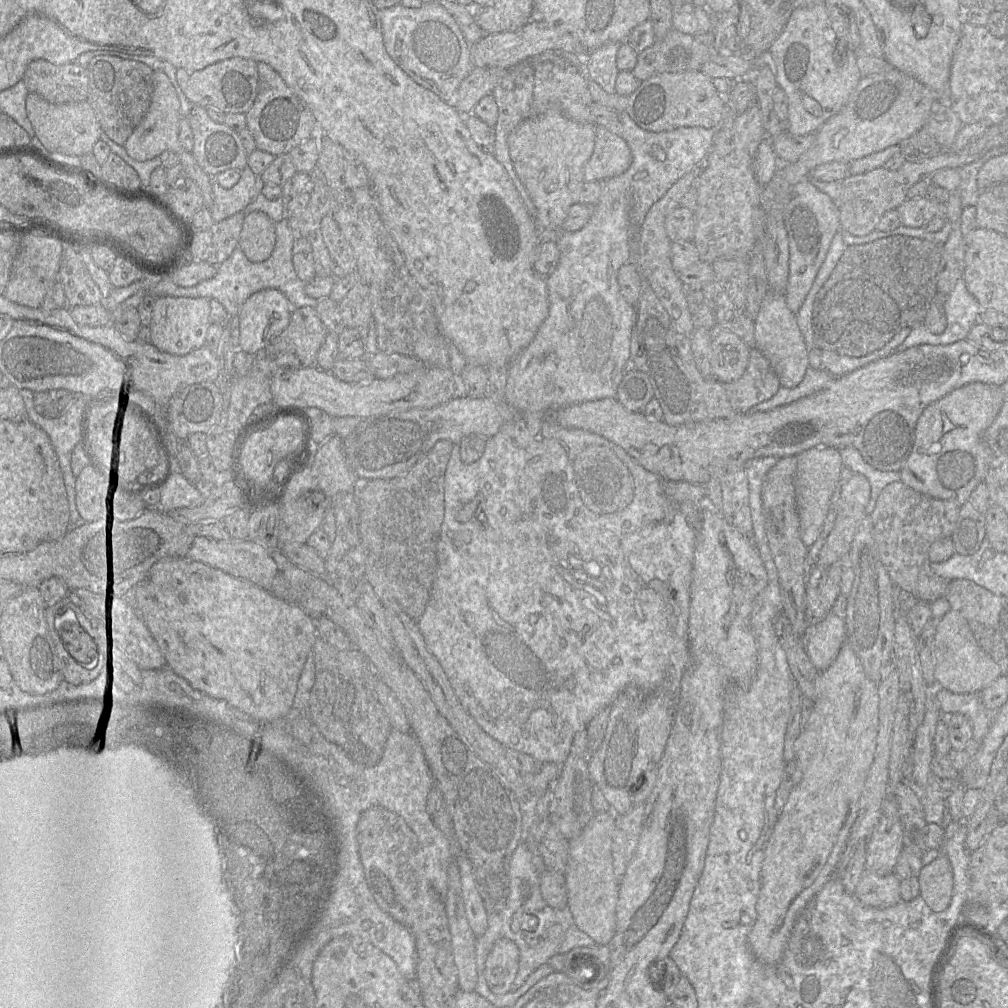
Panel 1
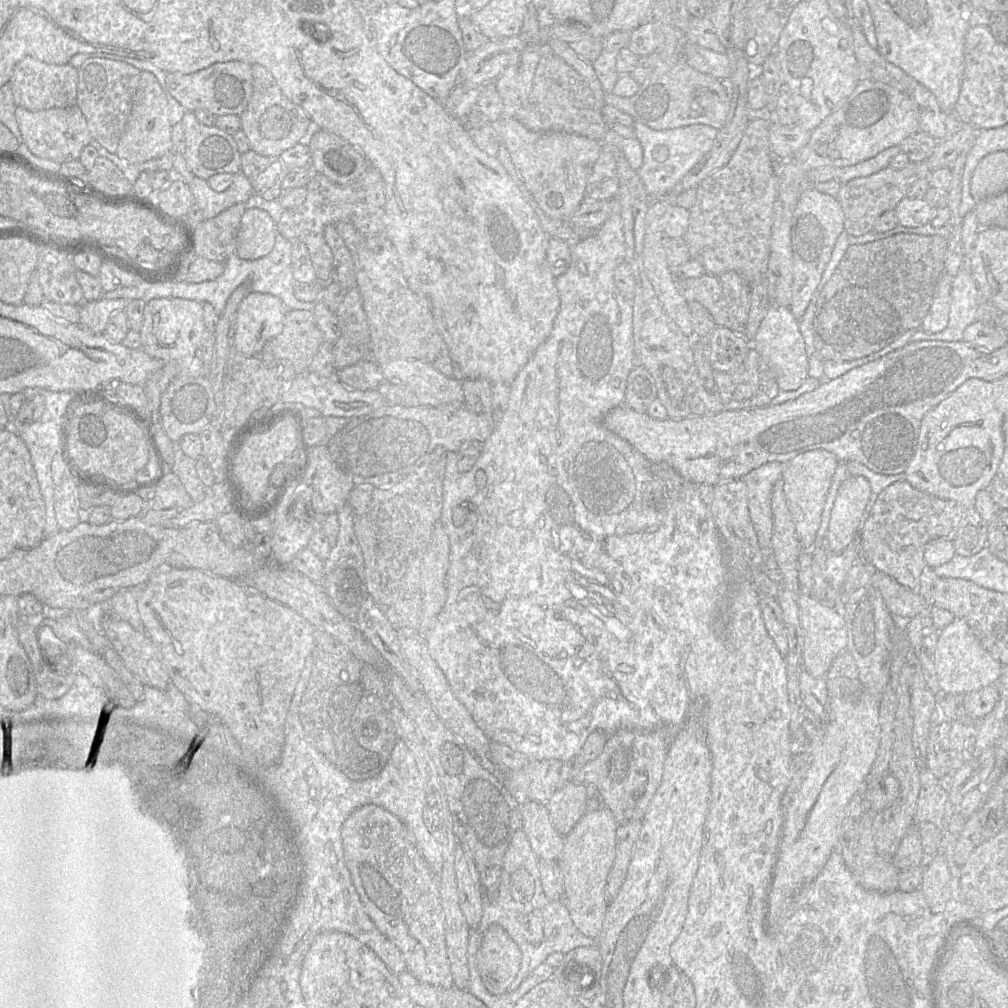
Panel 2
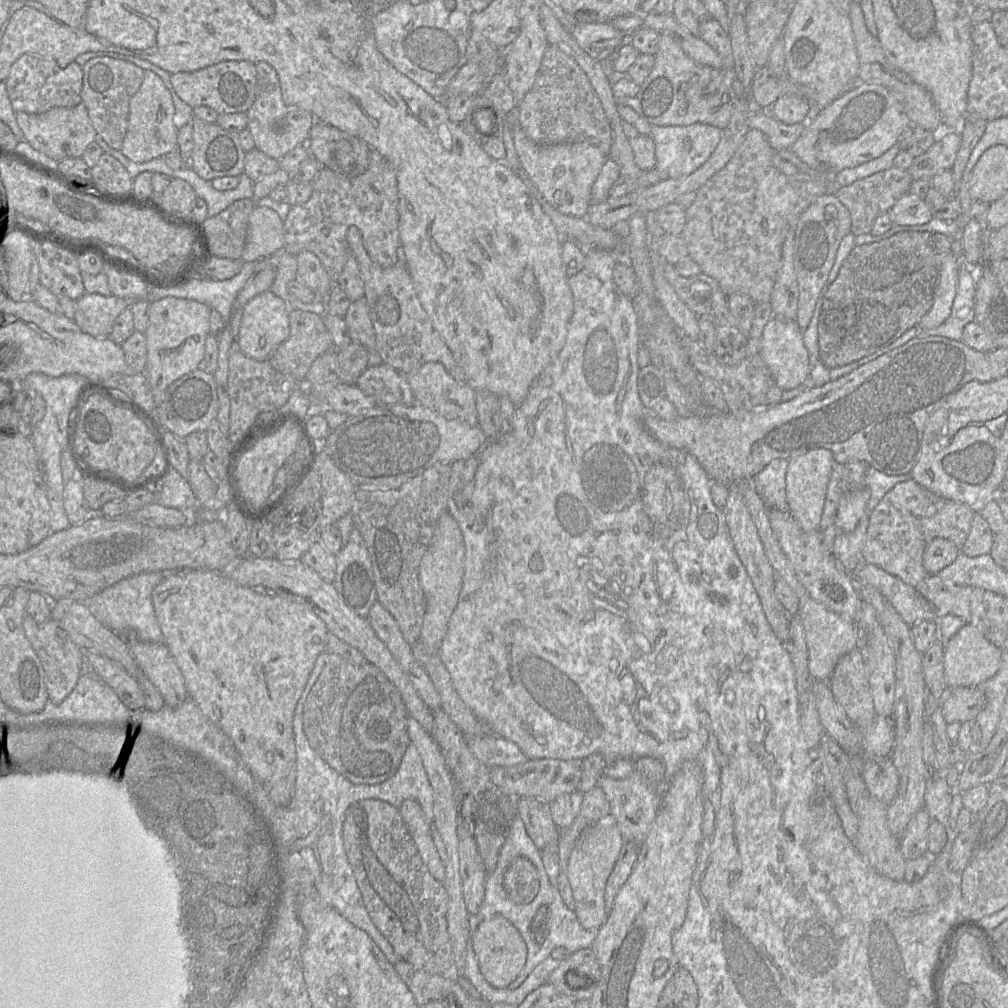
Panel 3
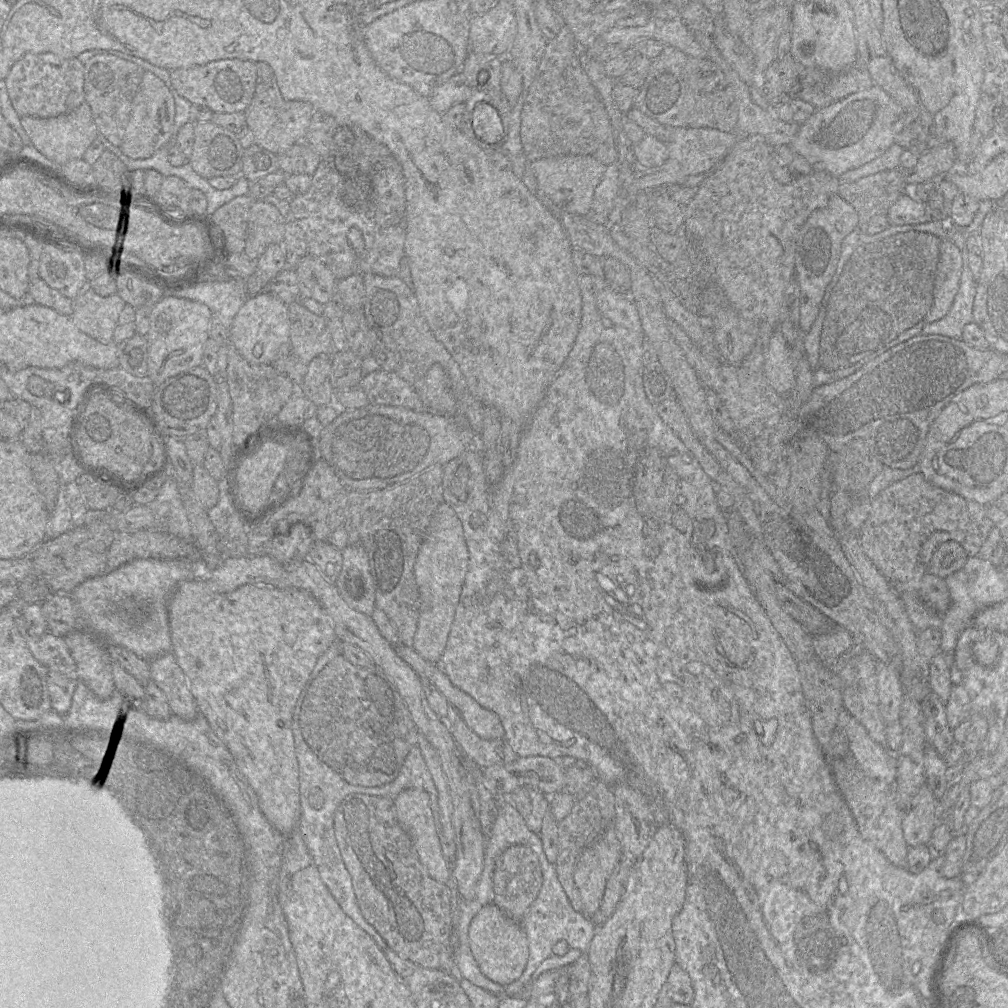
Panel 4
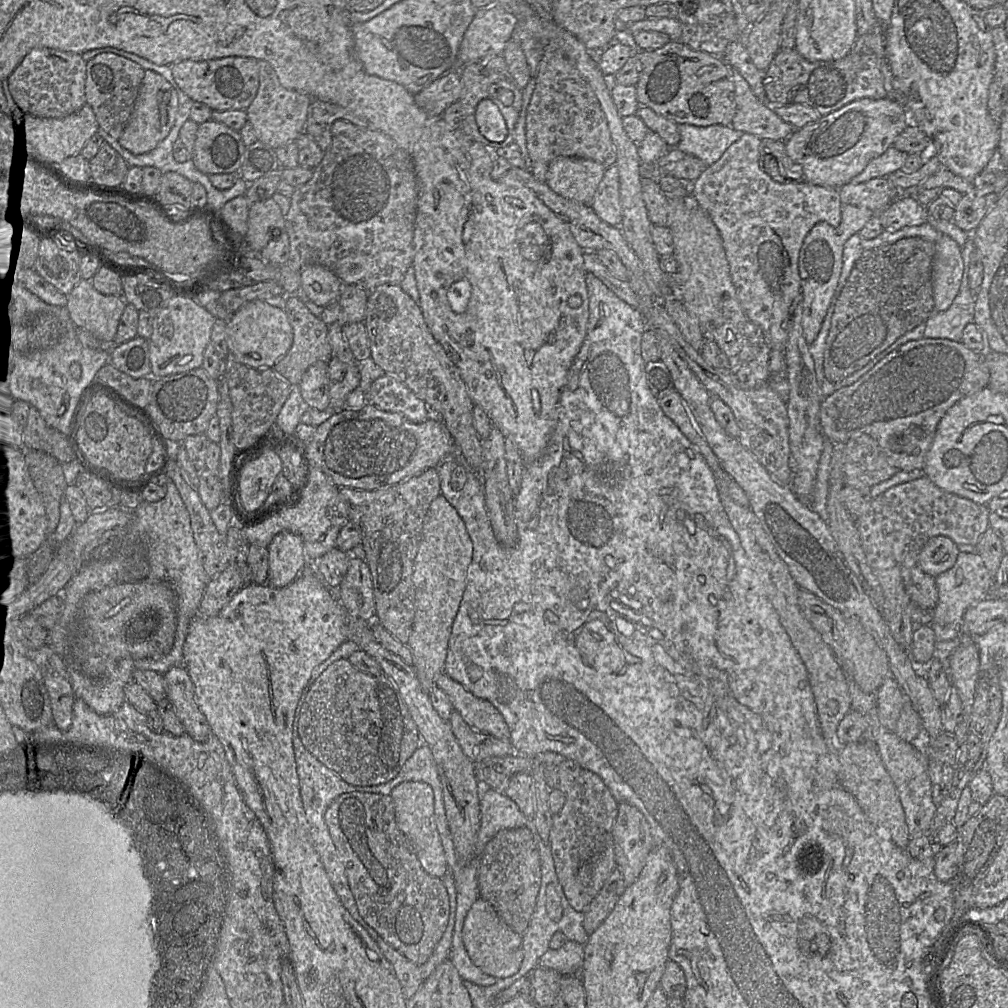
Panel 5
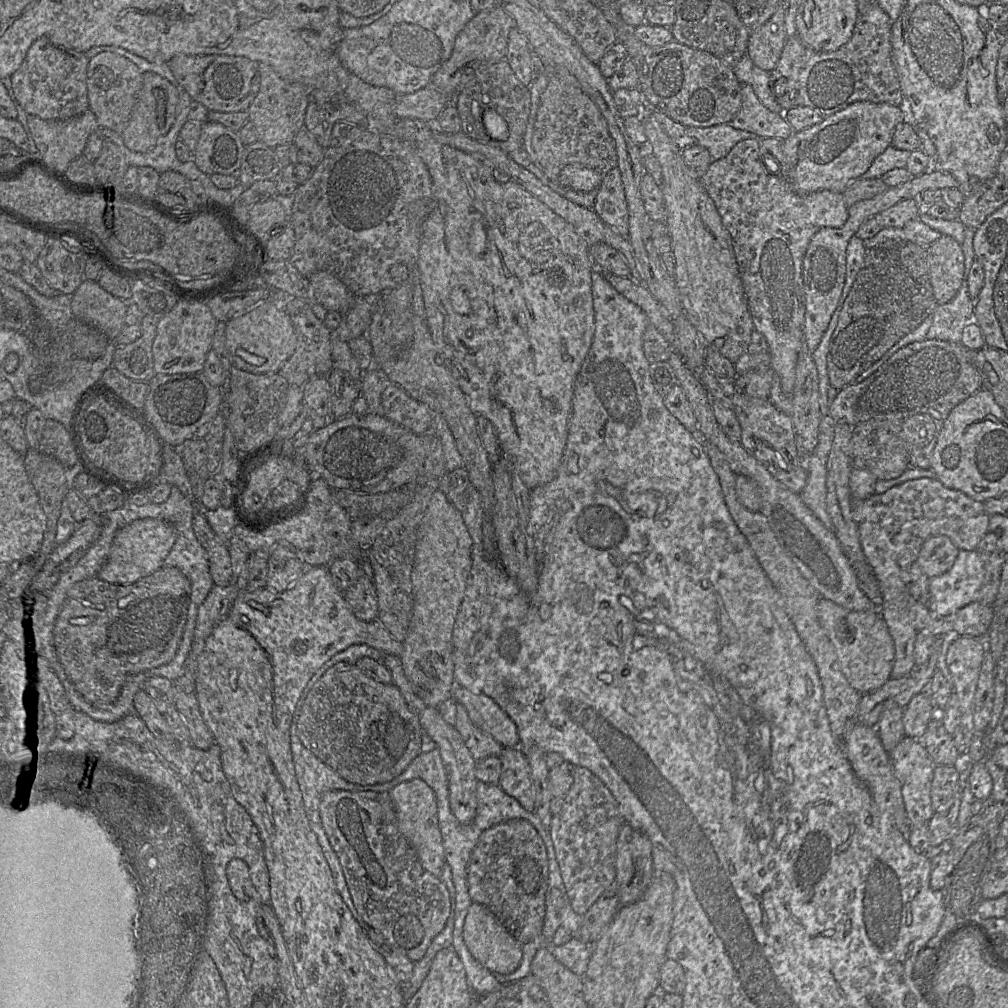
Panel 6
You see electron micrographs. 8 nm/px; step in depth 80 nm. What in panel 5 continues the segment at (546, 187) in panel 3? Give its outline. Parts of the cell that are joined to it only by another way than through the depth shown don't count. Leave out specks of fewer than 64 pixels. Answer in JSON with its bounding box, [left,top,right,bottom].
[545,157,605,205]

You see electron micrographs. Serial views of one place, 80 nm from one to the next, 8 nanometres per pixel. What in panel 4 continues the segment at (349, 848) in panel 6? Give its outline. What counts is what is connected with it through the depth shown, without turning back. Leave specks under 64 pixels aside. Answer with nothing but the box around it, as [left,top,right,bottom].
[334,795,463,980]

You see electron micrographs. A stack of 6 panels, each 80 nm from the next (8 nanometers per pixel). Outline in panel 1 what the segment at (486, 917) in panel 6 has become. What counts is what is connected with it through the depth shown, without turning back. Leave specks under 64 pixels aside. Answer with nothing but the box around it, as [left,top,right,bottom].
[485,939,520,995]

